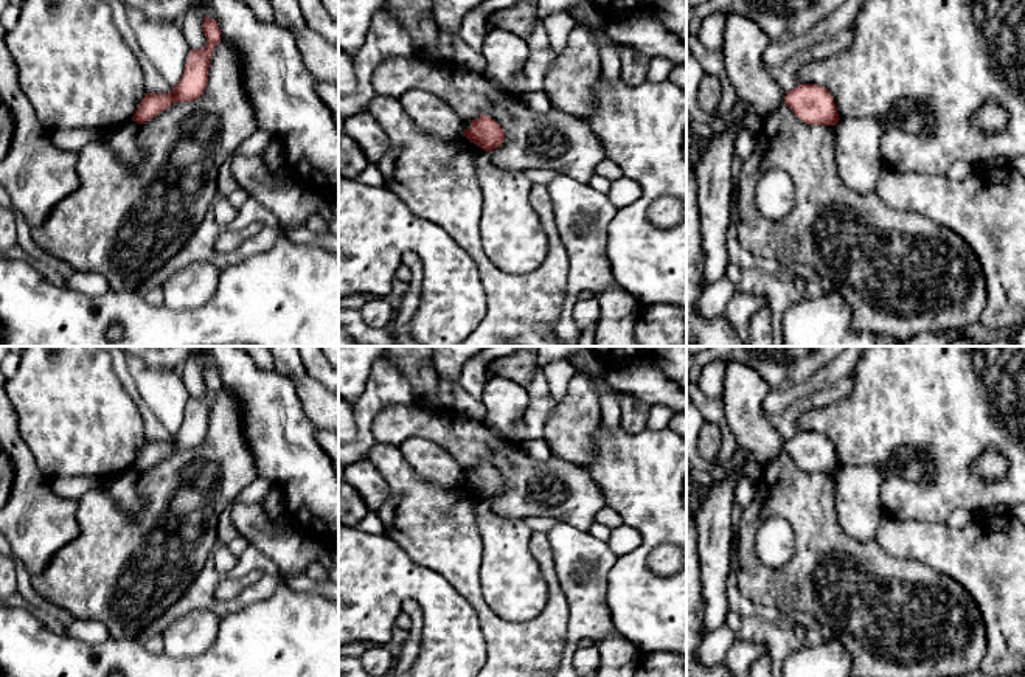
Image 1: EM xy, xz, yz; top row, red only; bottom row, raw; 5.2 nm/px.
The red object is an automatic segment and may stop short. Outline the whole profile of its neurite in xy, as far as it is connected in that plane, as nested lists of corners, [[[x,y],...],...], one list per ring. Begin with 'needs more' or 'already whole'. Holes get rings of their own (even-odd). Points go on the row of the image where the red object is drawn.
already whole; [[[205,16],[202,31],[207,39],[207,45],[202,50],[189,50],[188,62],[183,67],[183,75],[179,84],[172,85],[171,93],[148,92],[138,104],[132,121],[144,124],[165,112],[174,102],[194,101],[200,98],[208,82],[211,51],[221,42],[221,30],[216,20]]]

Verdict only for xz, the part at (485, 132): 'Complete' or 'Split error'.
Complete

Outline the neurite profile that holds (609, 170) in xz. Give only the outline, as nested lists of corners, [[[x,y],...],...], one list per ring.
[[[604,158],[598,165],[596,174],[607,179],[607,180],[610,180],[610,182],[615,182],[617,179],[623,177],[621,168],[615,161],[612,161],[610,158]]]

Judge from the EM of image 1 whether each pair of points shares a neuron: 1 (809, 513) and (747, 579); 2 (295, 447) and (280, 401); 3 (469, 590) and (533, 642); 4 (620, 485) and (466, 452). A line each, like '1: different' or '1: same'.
1: same
2: same
3: same
4: different

